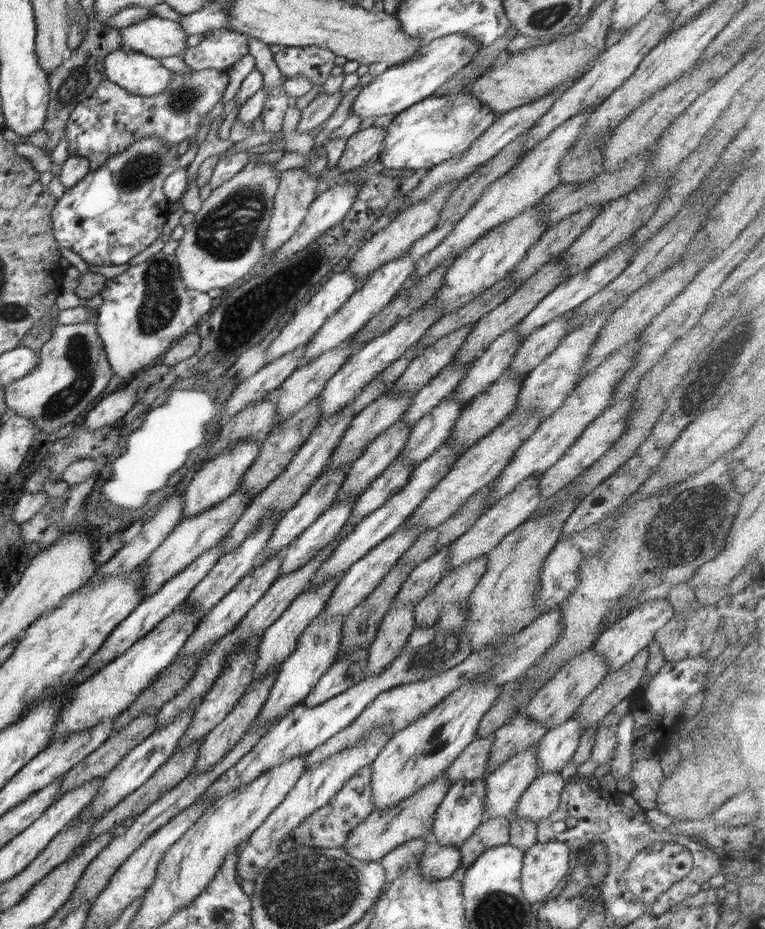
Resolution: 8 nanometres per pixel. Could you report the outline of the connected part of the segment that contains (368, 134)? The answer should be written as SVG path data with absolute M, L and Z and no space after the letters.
M372 126L350 136L337 164L339 170L350 172L364 166L366 162L377 160L379 152L383 149L383 138L386 136L385 129Z

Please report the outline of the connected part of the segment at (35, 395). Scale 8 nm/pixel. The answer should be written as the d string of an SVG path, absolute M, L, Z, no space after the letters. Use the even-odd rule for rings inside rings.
M86 307L91 310L88 322L54 326L51 337L39 350L39 361L35 368L24 378L4 388L7 408L29 418L39 432L56 434L62 426L80 422L80 414L94 398L99 397L114 375L97 333L96 308Z

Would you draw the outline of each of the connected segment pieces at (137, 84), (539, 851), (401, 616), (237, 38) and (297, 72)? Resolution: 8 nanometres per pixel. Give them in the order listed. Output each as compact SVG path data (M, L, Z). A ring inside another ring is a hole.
M119 49L104 58L104 74L108 81L138 96L151 97L164 92L172 80L172 72L160 65L160 60L130 50Z
M537 842L525 851L521 868L522 890L531 904L543 901L571 868L571 850L563 842Z
M415 604L390 608L381 620L375 639L368 648L368 666L364 670L366 677L380 674L400 656L400 650L415 629Z
M214 29L195 48L184 54L184 63L192 71L218 70L226 72L234 63L249 54L248 38L228 29Z
M318 46L281 47L273 56L284 78L304 77L314 85L322 85L330 78L336 57Z

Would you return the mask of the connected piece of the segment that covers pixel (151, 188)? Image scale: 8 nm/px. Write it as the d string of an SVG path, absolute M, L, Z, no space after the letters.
M151 136L111 156L100 168L90 170L78 184L66 189L52 209L51 221L57 244L76 252L88 265L115 266L128 263L162 234L172 205L162 193L162 188L168 175L176 170L179 160L175 149L168 148L159 138Z

